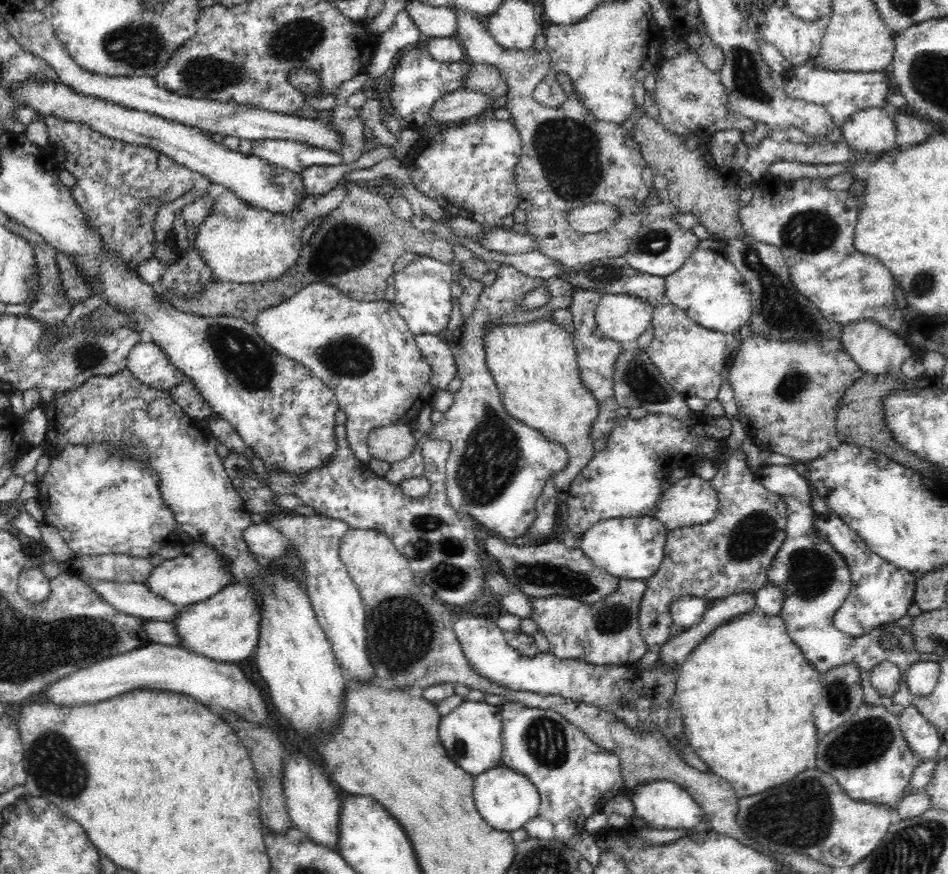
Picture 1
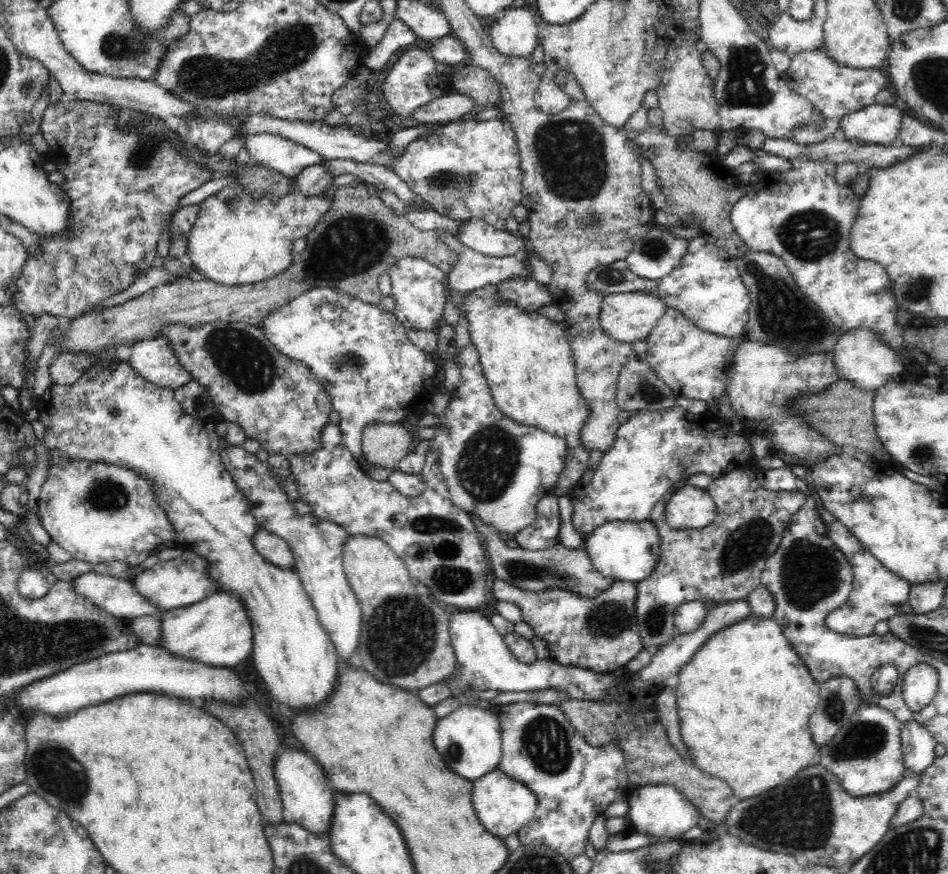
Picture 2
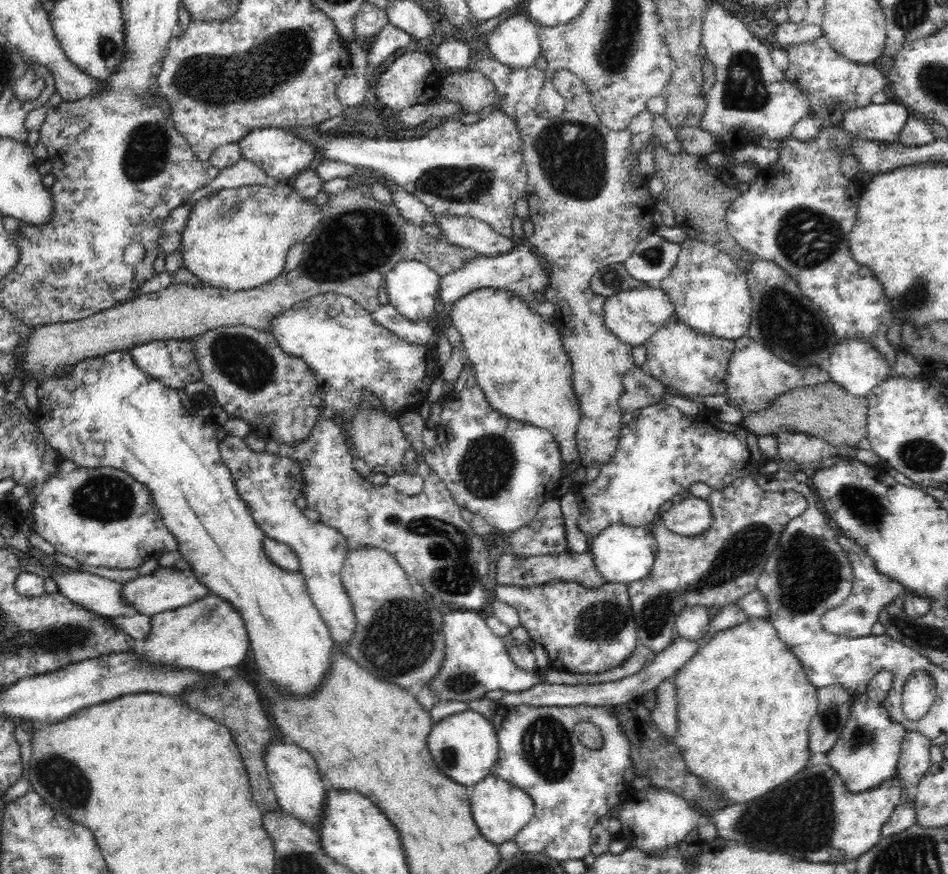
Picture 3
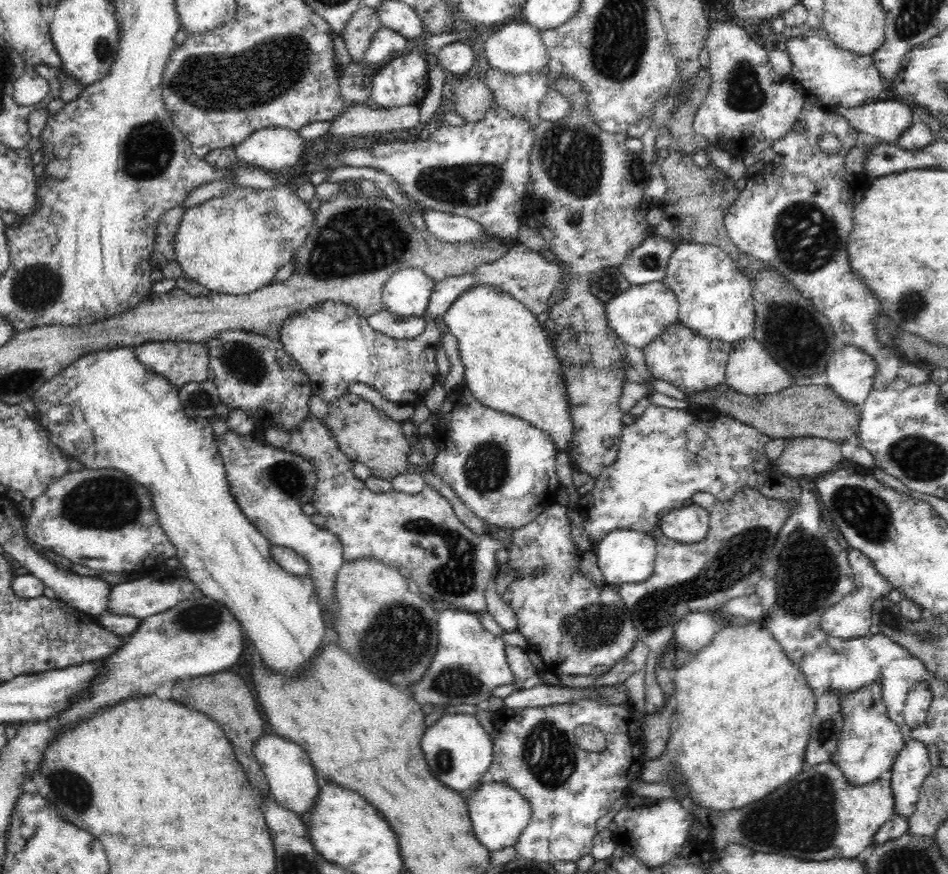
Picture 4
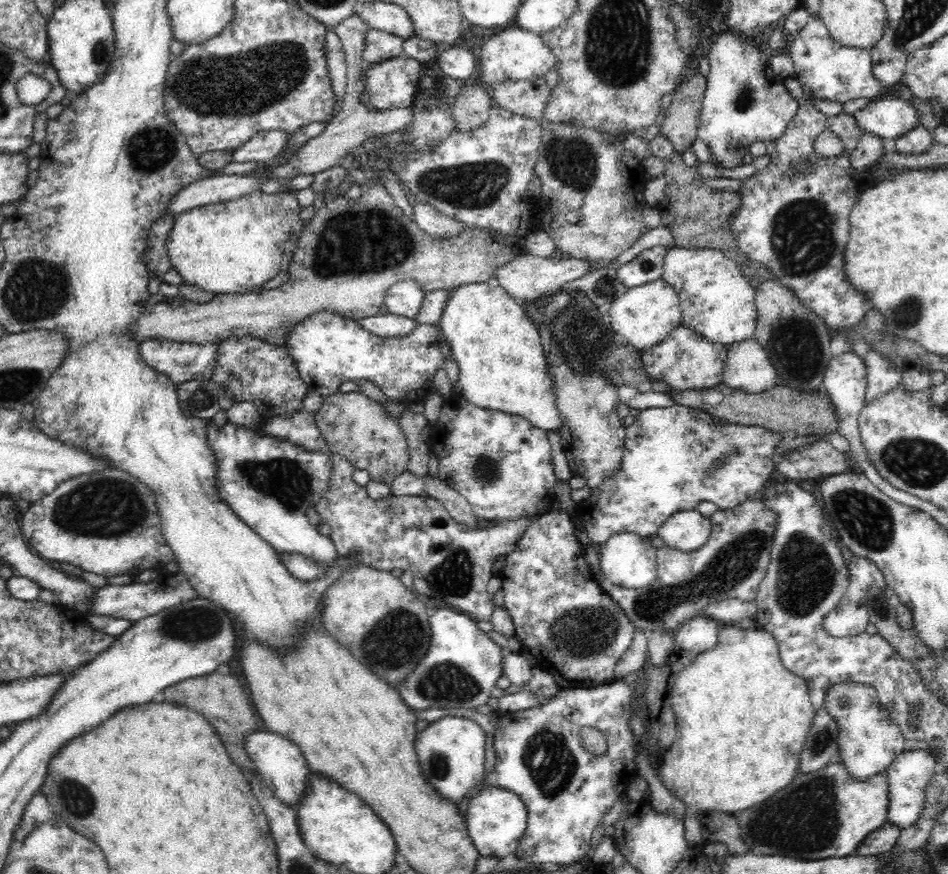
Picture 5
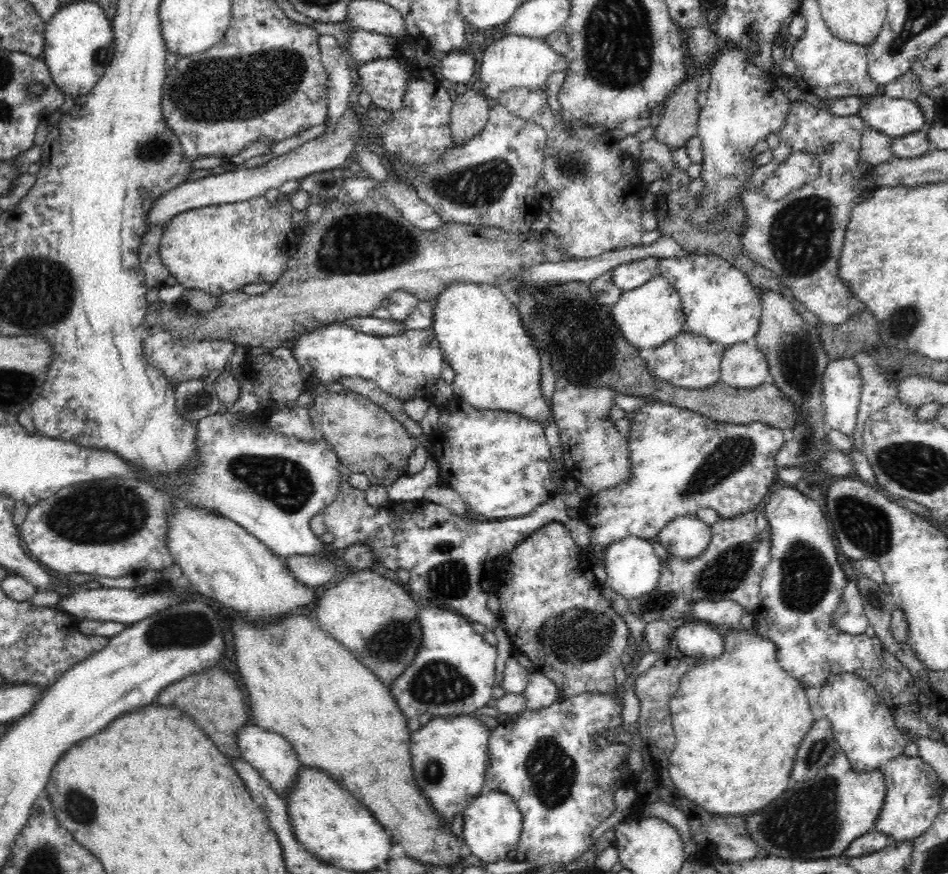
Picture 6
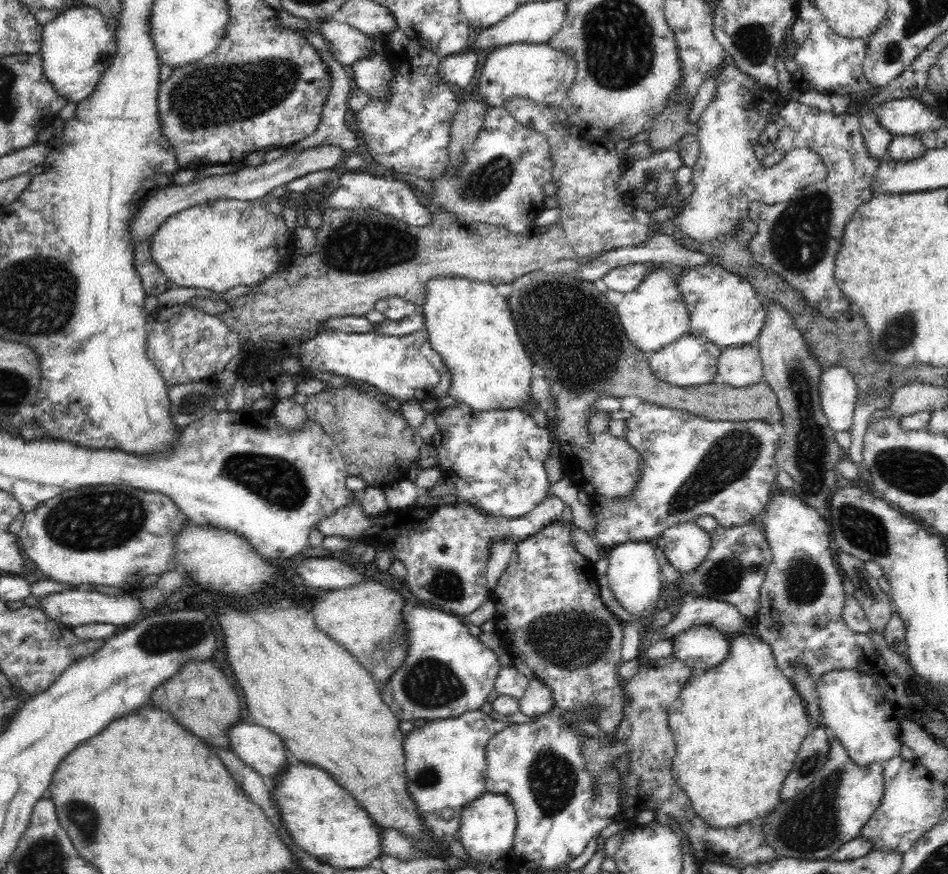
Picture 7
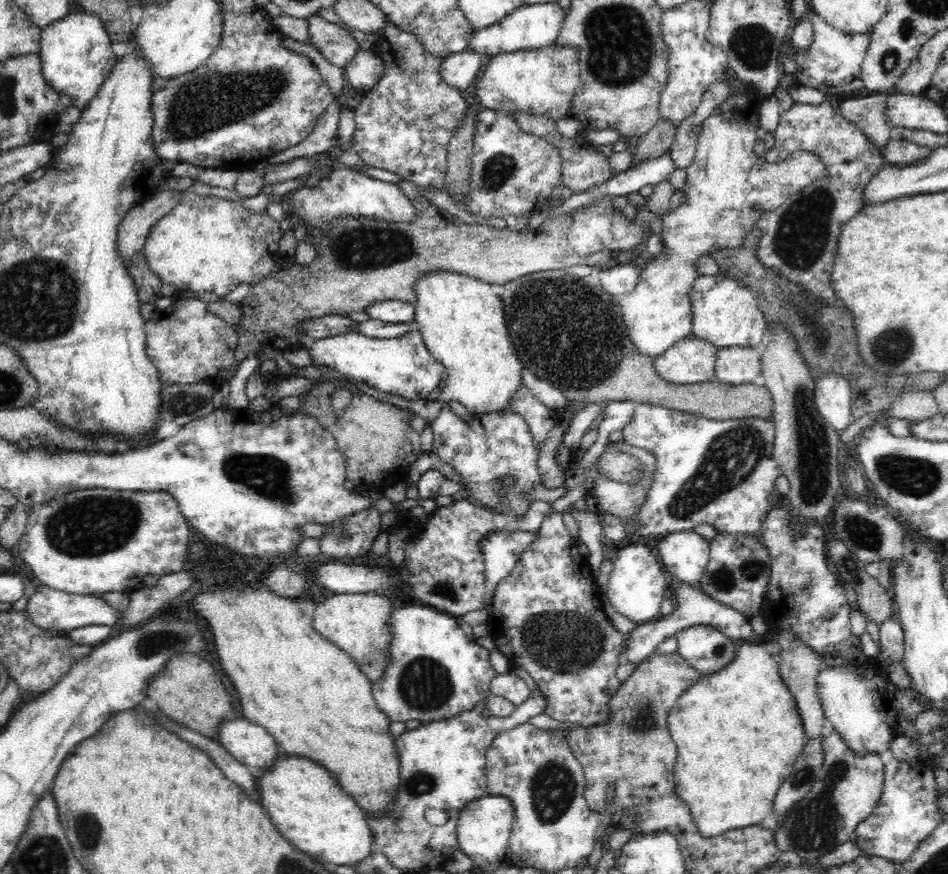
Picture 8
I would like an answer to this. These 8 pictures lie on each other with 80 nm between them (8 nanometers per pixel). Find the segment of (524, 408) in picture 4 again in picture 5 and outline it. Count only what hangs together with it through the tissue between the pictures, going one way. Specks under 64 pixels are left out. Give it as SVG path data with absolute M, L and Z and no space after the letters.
M493 281L460 285L449 292L438 325L445 348L451 350L451 358L459 368L453 391L476 407L526 418L533 426L546 432L560 434L559 431L564 430L559 400L555 395L555 379L551 377L551 367L550 374L547 373L538 327L523 309L522 302L513 299Z

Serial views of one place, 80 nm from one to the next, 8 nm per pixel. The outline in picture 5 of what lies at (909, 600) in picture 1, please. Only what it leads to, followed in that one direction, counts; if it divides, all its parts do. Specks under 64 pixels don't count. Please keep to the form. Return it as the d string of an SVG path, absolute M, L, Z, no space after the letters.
M852 555L849 562L849 578L848 590L843 594L834 610L829 608L824 616L824 629L828 631L829 635L835 637L864 637L866 635L866 626L869 623L866 601L870 600L870 590L876 588L884 591L887 584L884 575L876 566L876 563L867 558L854 555Z

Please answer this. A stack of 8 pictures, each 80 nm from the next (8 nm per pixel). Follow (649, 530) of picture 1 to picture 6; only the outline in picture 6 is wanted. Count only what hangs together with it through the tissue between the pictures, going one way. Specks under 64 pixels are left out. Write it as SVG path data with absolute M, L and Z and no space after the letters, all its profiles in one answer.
M628 535L601 549L607 572L607 586L610 586L615 594L622 598L638 598L655 590L660 578L661 563L652 545L651 540Z

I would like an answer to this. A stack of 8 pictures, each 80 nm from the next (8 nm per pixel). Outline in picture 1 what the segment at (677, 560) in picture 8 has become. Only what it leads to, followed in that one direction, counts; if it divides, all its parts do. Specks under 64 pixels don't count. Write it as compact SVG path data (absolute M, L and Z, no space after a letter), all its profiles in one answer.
M686 476L684 480L672 484L660 498L658 510L654 512L668 531L703 525L716 518L718 512L716 489L708 480L696 476Z

